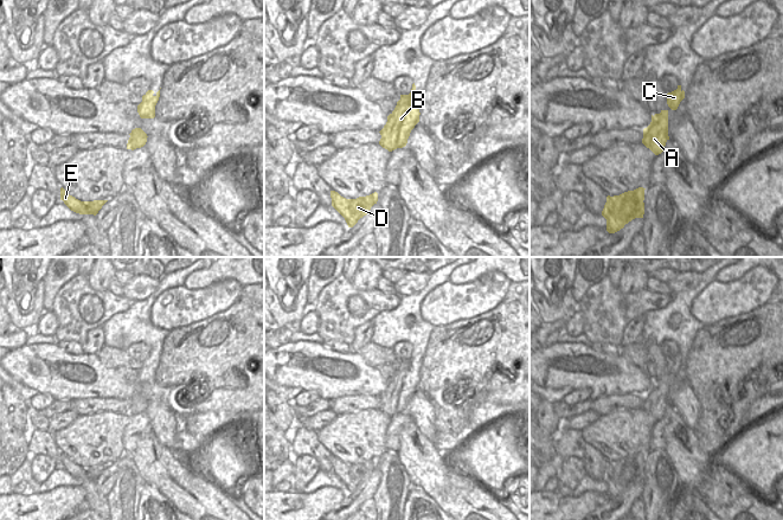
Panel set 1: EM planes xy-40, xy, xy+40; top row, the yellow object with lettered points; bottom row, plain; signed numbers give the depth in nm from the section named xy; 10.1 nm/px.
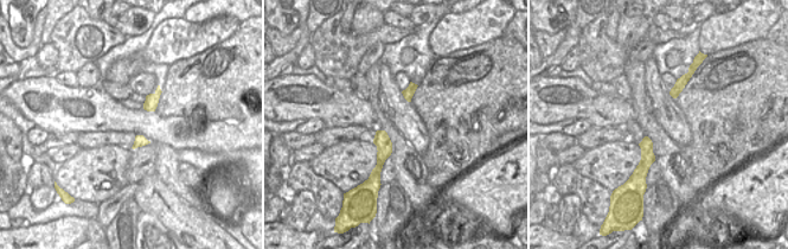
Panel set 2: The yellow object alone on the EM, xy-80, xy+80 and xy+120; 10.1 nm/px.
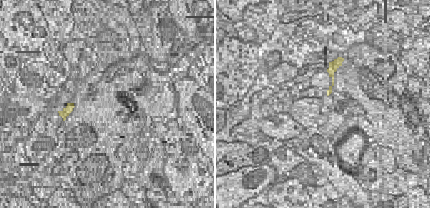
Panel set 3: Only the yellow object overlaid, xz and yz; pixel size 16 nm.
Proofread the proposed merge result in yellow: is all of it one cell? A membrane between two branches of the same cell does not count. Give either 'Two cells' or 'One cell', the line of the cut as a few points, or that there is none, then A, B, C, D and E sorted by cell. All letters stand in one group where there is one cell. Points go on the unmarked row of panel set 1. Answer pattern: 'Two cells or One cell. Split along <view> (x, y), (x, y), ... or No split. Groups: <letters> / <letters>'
One cell. No split. Groups: A B C D E.

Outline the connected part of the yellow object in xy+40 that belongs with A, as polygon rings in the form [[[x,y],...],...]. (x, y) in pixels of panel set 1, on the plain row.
[[[668,375],[652,380],[650,390],[643,394],[642,409],[655,421],[663,417],[668,402]]]

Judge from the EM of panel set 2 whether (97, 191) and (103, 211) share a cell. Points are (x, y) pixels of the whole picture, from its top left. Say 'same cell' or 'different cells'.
different cells

